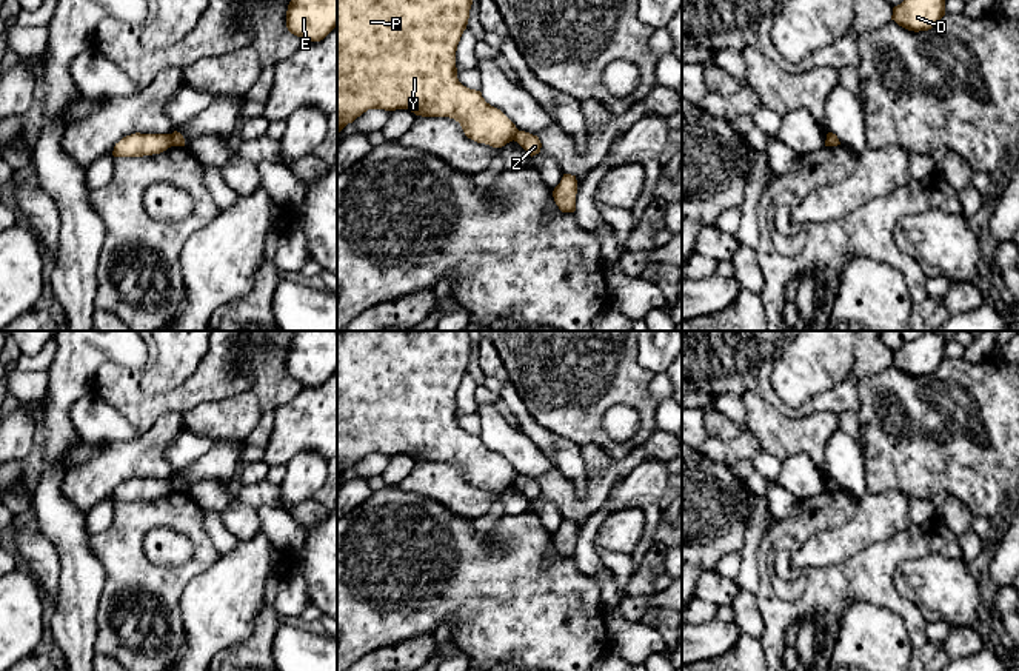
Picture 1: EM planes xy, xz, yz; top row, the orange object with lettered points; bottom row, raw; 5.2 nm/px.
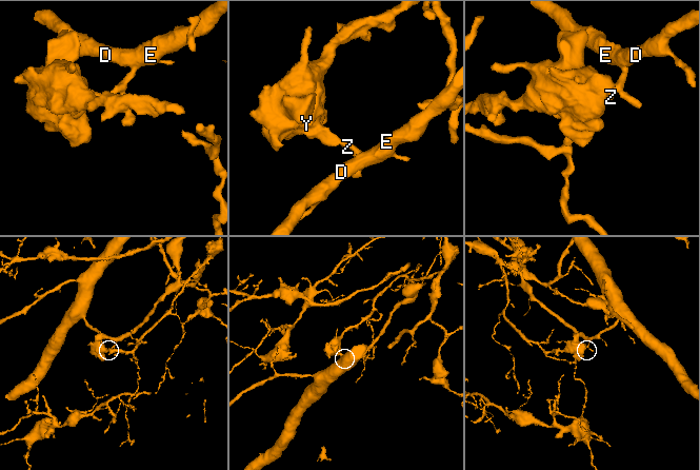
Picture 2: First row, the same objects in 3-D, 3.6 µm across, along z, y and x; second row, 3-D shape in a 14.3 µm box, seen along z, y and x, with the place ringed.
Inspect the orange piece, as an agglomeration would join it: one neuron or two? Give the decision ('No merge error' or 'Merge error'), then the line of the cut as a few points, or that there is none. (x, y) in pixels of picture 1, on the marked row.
Merge error. Split along xy (170, 134), (174, 145)

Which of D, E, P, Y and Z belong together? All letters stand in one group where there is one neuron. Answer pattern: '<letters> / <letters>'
D E Z / P Y

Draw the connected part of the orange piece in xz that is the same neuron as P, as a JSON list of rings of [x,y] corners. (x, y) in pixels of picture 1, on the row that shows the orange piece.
[[[337,0],[337,132],[368,109],[449,117],[477,143],[502,148],[517,128],[457,78],[456,51],[473,0]]]

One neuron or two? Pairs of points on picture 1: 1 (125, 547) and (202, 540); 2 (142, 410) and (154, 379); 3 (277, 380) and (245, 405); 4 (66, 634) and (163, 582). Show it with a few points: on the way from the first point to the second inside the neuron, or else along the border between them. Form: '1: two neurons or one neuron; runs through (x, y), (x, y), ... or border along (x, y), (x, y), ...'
1: one neuron; runs through (142, 527), (150, 519), (182, 520)
2: two neurons; border along (137, 376), (148, 394), (182, 382)
3: two neurons; border along (251, 390), (259, 407), (259, 422), (250, 433)
4: two neurons; border along (105, 582), (99, 599), (97, 637), (93, 651)

